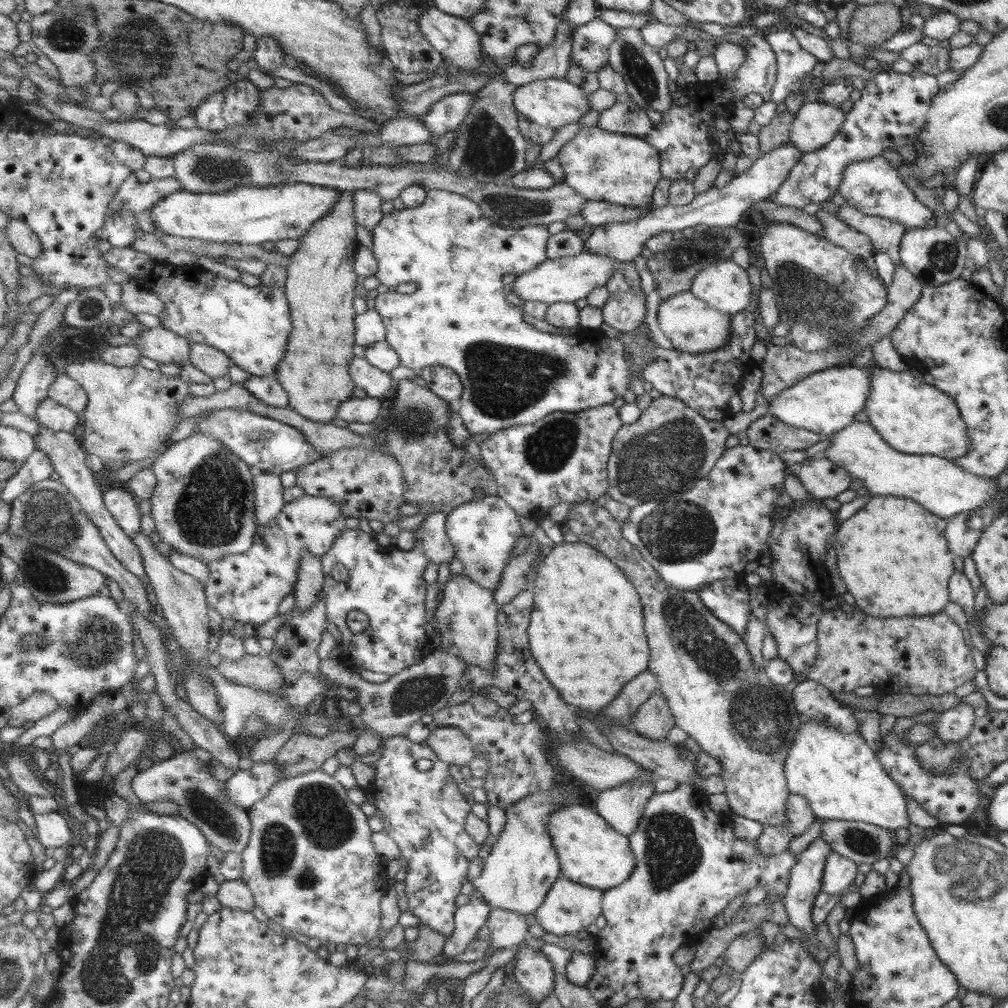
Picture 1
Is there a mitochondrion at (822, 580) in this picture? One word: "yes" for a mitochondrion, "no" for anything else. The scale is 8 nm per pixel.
no

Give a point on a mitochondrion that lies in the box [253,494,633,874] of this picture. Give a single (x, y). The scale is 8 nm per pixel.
(412, 695)

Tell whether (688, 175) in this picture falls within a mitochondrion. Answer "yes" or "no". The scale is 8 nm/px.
no

